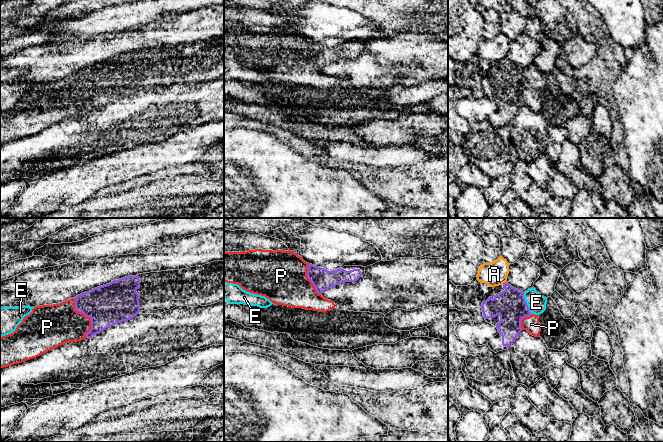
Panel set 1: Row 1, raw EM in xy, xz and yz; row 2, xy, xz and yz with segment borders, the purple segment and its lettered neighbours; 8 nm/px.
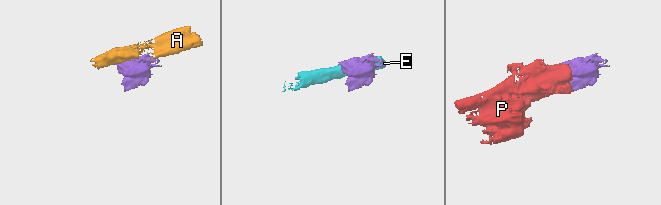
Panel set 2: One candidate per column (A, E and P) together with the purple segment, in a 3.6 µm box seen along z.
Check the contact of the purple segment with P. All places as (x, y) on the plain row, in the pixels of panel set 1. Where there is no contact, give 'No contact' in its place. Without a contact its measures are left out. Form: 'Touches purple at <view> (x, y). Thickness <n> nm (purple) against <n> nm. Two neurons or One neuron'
Touches purple at xy (86, 92). Thickness 320 nm (purple) against 320 nm. One neuron

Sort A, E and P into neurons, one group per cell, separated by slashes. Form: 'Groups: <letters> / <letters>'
Groups: A / E / P

